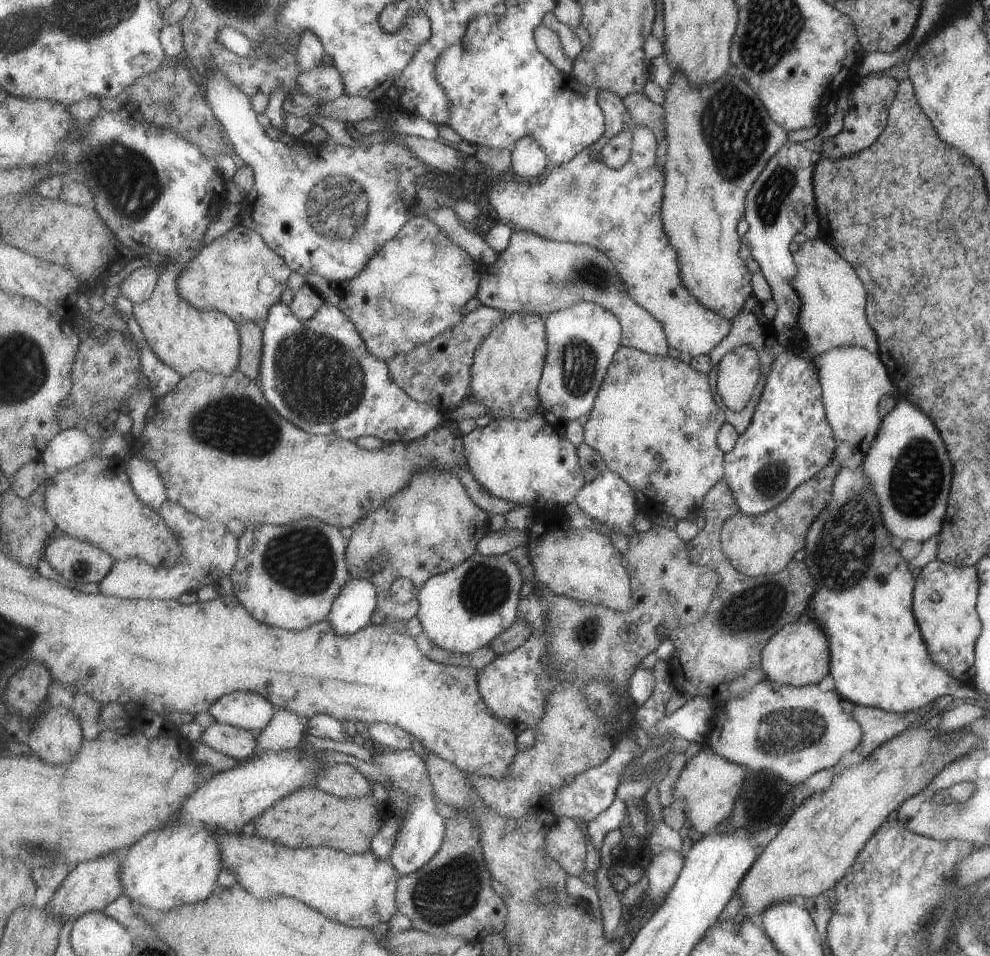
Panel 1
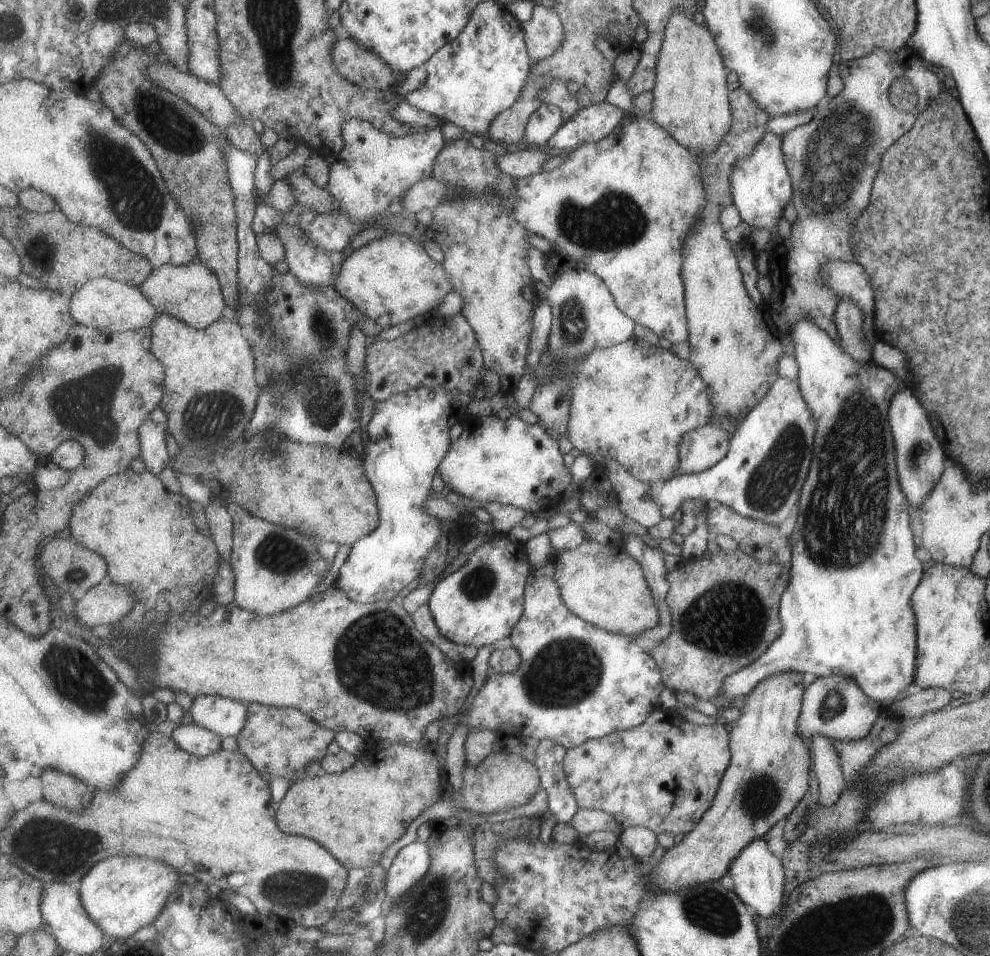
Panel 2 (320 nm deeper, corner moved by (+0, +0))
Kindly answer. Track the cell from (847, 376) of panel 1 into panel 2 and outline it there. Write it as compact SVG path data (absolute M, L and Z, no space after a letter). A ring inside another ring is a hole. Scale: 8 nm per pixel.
M851 299L837 300L837 306L834 308L834 323L837 325L838 344L859 364L873 362L870 356L873 343L869 343L868 339L864 336L864 332L862 331L862 320L862 312Z

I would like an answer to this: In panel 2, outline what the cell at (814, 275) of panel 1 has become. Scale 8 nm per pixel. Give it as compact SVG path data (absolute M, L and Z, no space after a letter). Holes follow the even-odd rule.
M831 261L822 268L822 278L835 291L838 299L851 299L865 315L873 315L874 293L870 275L862 265L845 261Z

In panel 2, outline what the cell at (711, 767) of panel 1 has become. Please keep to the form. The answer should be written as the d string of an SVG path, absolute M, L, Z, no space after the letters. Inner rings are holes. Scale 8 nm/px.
M678 708L653 711L638 727L618 730L610 735L589 739L569 749L564 758L566 775L581 809L601 809L612 814L623 830L645 827L657 834L690 833L713 806L720 784L732 761L731 727L713 723L697 725L684 719Z

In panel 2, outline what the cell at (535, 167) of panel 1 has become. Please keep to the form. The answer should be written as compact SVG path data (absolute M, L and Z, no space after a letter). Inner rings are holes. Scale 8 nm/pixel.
M543 102L533 115L530 116L530 122L527 123L526 142L529 147L543 148L549 138L559 130L566 120L560 106Z

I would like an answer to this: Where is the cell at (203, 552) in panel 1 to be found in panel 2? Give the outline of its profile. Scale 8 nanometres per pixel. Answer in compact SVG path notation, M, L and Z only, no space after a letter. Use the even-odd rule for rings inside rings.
M105 580L78 597L73 615L77 622L91 629L101 624L113 626L133 604L133 596L125 586Z

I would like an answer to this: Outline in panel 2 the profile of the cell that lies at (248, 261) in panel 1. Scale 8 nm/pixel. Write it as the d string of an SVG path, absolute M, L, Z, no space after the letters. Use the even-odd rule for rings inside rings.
M199 260L183 266L163 265L154 269L143 284L143 291L159 314L174 316L196 329L206 329L229 315L217 273Z

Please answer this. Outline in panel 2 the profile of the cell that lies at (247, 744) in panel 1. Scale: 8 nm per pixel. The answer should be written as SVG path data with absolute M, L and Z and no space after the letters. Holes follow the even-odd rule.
M195 722L177 726L171 738L182 749L198 757L209 756L223 749L224 738L219 733L207 730Z

